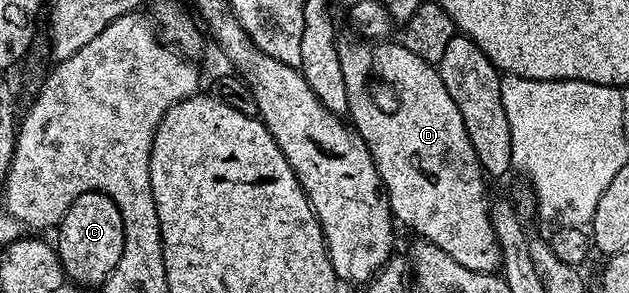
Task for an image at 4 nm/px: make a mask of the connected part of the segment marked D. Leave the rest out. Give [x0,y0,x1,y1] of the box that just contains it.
[337,37,500,274]

